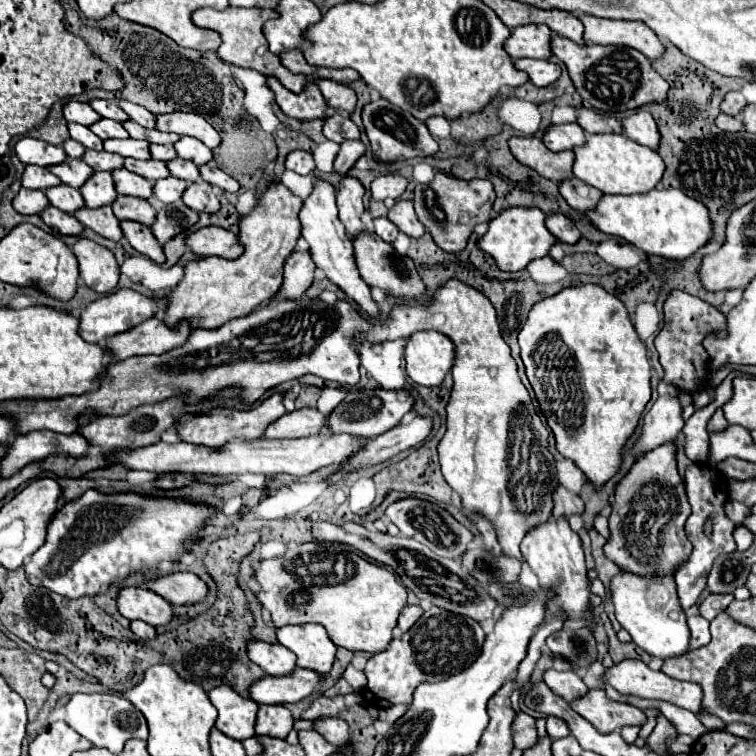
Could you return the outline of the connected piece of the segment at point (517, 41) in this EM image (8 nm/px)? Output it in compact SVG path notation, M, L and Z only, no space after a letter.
M518 26L512 30L512 36L506 40L504 50L516 60L516 58L550 58L550 28L548 26Z

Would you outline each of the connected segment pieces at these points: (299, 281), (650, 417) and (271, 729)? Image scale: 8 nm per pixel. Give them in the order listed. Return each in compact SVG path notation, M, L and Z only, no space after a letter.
M292 252L284 264L284 282L276 298L298 300L314 280L314 262L308 252Z
M664 396L658 398L652 408L644 414L642 434L636 438L632 450L636 456L642 456L650 452L652 448L658 448L660 444L674 442L684 426L682 420L682 408L678 404L676 396Z
M262 704L258 708L256 720L256 734L272 736L272 738L286 738L294 726L292 712L282 704Z

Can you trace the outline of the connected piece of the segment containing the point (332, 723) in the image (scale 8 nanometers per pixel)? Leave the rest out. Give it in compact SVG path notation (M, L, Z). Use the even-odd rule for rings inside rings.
M322 718L322 720L316 720L316 730L330 744L336 744L342 750L350 746L350 730L348 730L348 724L342 718Z

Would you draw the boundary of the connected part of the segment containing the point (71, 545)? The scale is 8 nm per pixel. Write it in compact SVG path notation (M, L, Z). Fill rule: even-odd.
M90 488L52 516L42 548L30 556L24 568L30 584L50 588L66 598L96 596L114 582L120 582L122 566L128 566L132 574L158 568L162 562L176 564L198 546L200 532L216 514L214 506L190 498L138 492L106 494Z

